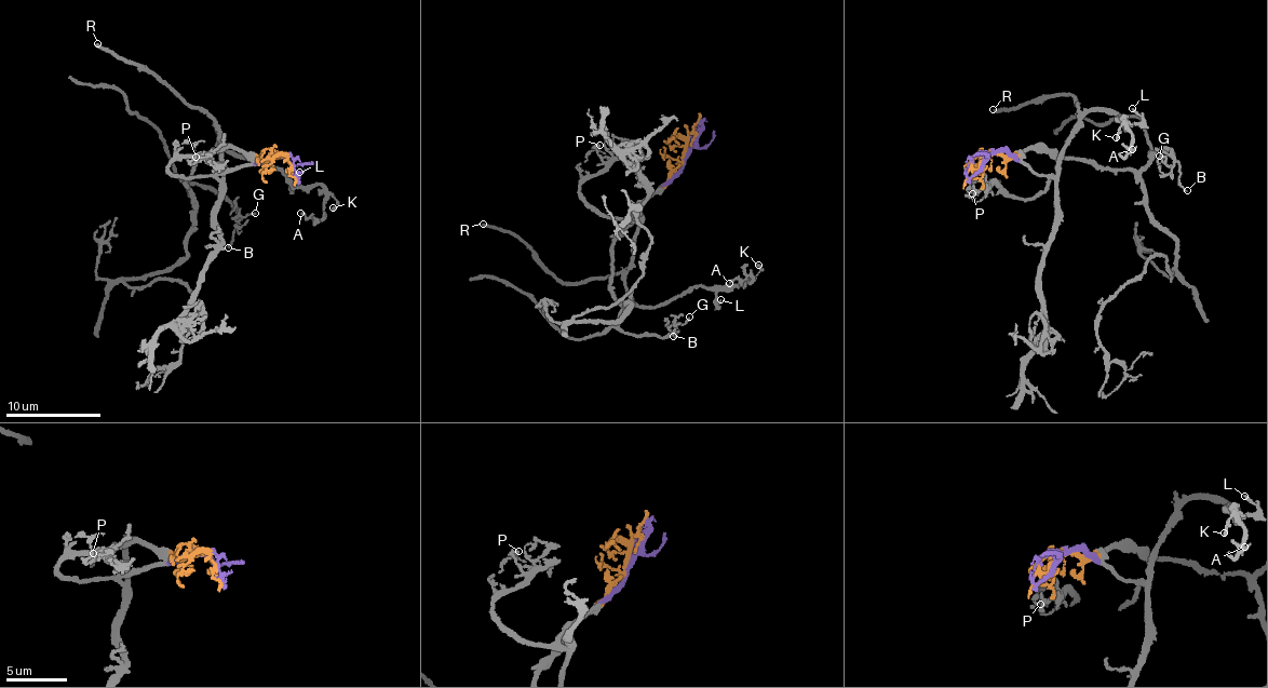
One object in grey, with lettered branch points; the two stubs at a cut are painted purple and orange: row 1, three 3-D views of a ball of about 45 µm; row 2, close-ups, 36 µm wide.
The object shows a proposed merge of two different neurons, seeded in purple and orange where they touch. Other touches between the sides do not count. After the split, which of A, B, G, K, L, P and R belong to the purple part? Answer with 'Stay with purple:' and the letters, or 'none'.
Stay with purple: A, K, L, P, R

